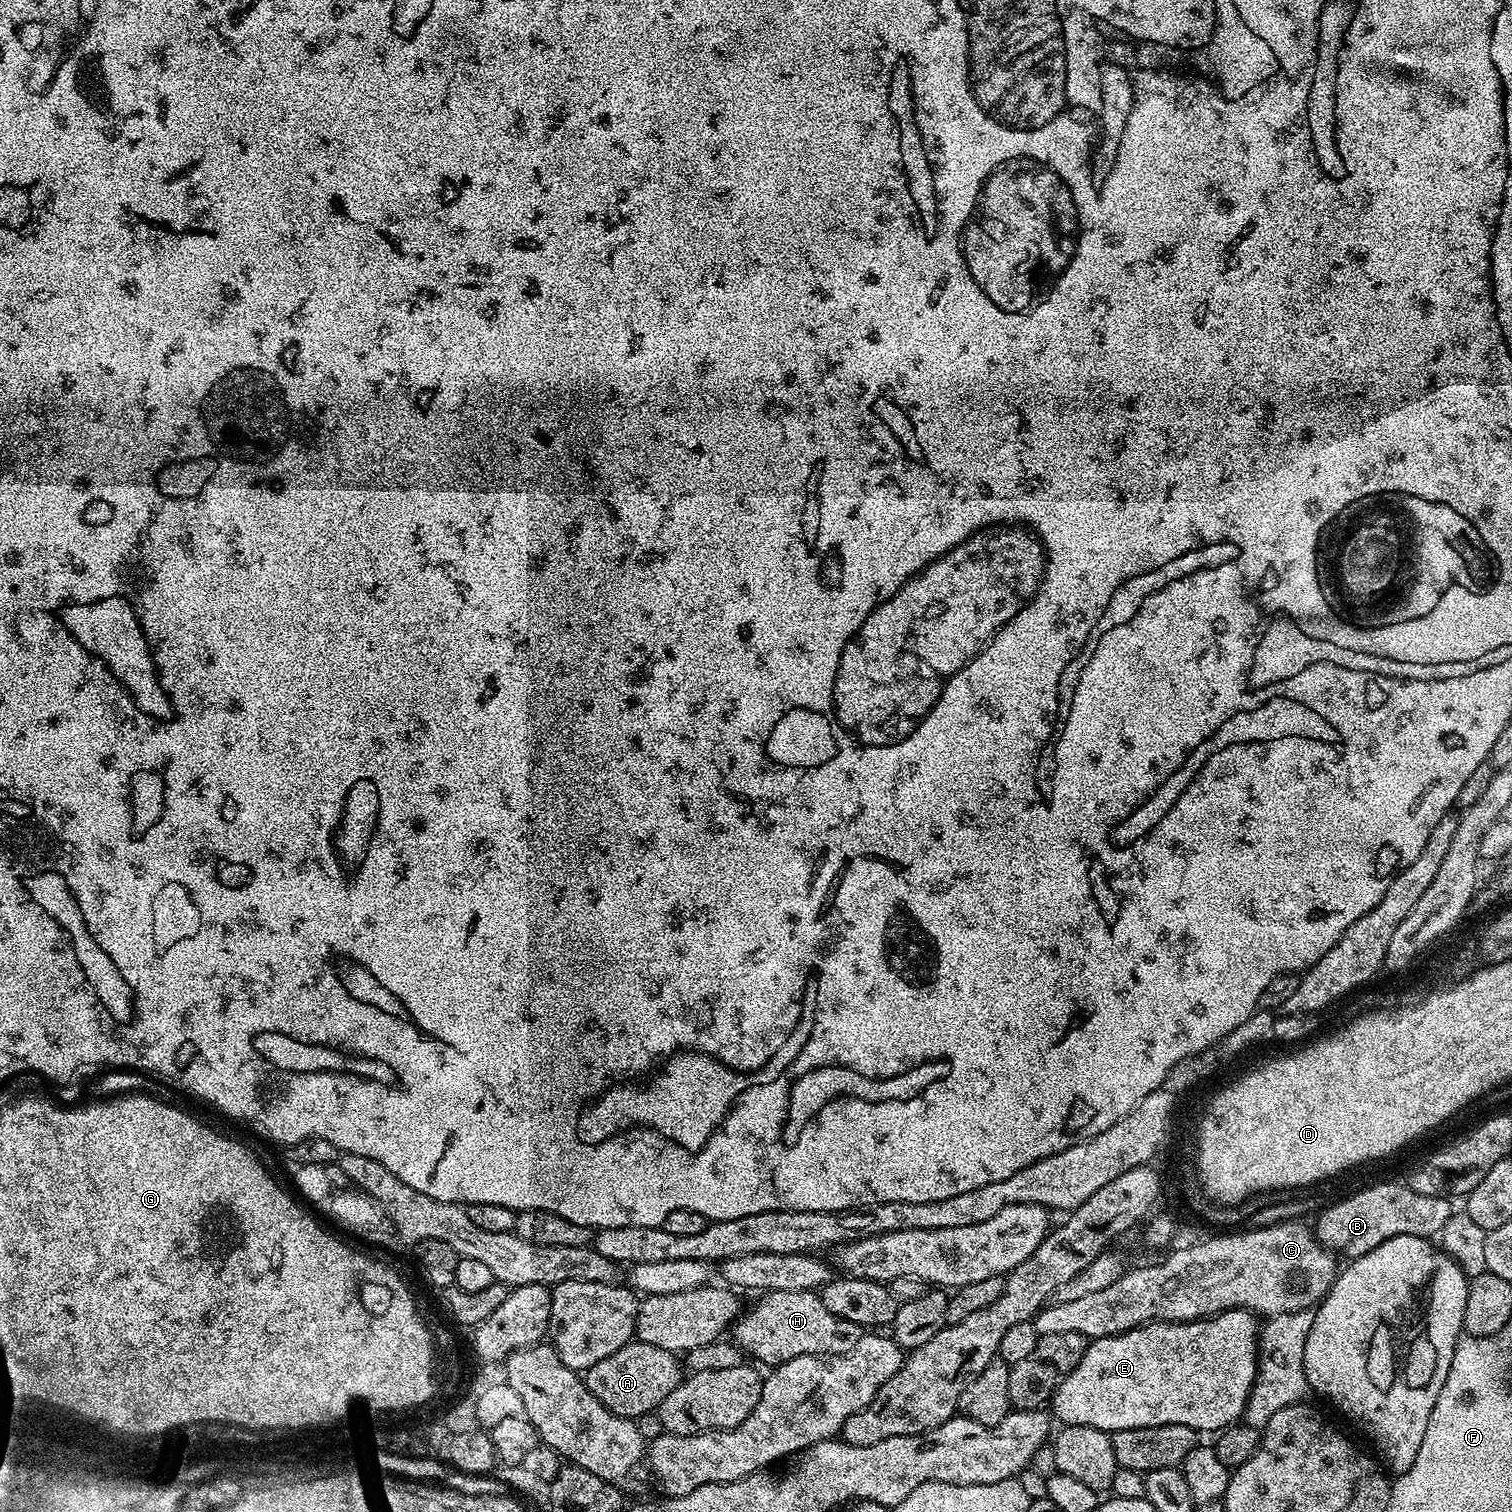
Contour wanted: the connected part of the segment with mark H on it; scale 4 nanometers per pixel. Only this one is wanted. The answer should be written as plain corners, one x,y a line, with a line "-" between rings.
815,1291
768,1292
759,1298
761,1300
749,1312
747,1309
735,1321
734,1333
736,1332
736,1336
734,1336
734,1340
747,1355
749,1352
753,1356
753,1358
751,1357
753,1361
761,1360
761,1362
756,1361
761,1365
784,1364
790,1358
799,1356
840,1356
846,1350
850,1350
850,1346
854,1346
860,1341
862,1329
854,1322
846,1322
841,1316
830,1314
830,1310
826,1310
826,1306
820,1301
819,1295

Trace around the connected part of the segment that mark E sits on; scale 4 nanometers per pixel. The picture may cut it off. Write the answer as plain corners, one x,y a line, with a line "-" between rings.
1245,1308
1226,1310
1206,1320
1188,1320
1184,1324
1158,1320
1117,1336
1095,1337
1086,1354
1082,1354
1082,1362
1057,1383
1050,1412
1061,1420
1061,1425
1094,1426
1109,1434
1167,1424
1190,1426
1198,1434
1216,1434
1243,1417
1256,1380
1257,1359
1258,1320

